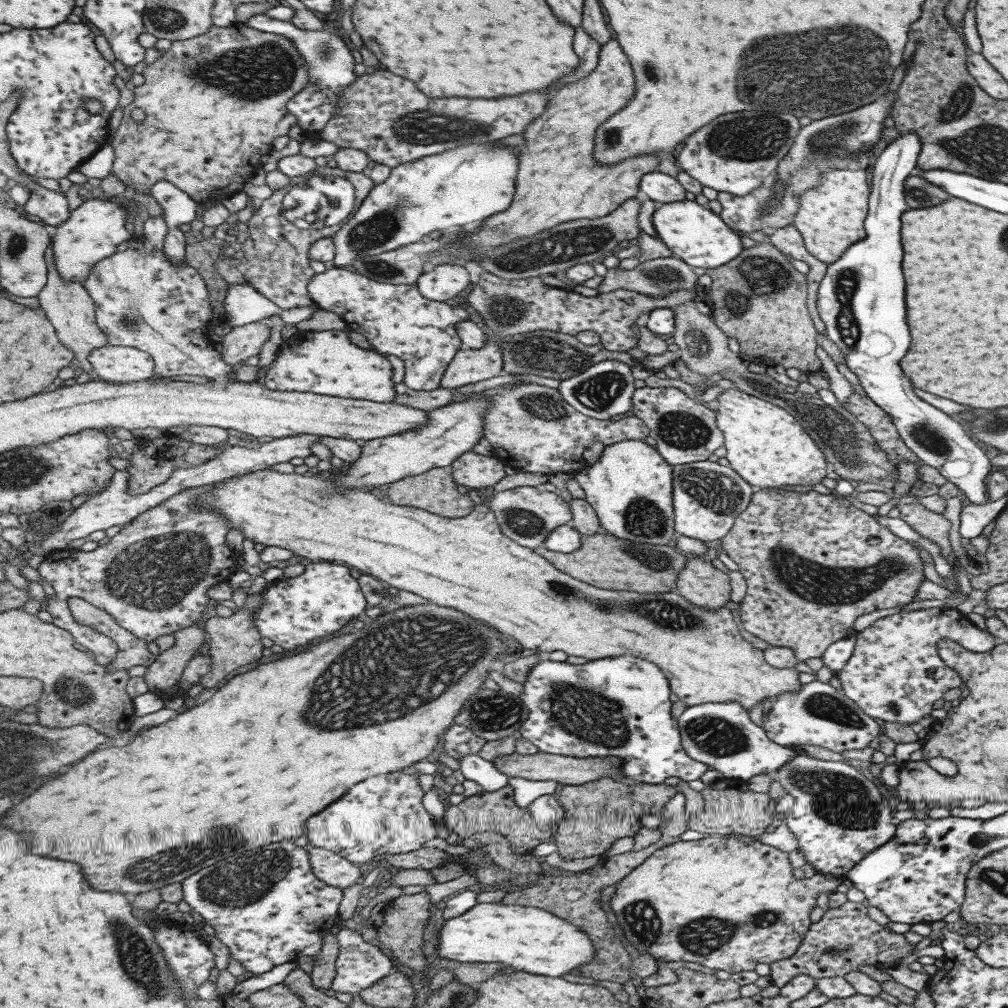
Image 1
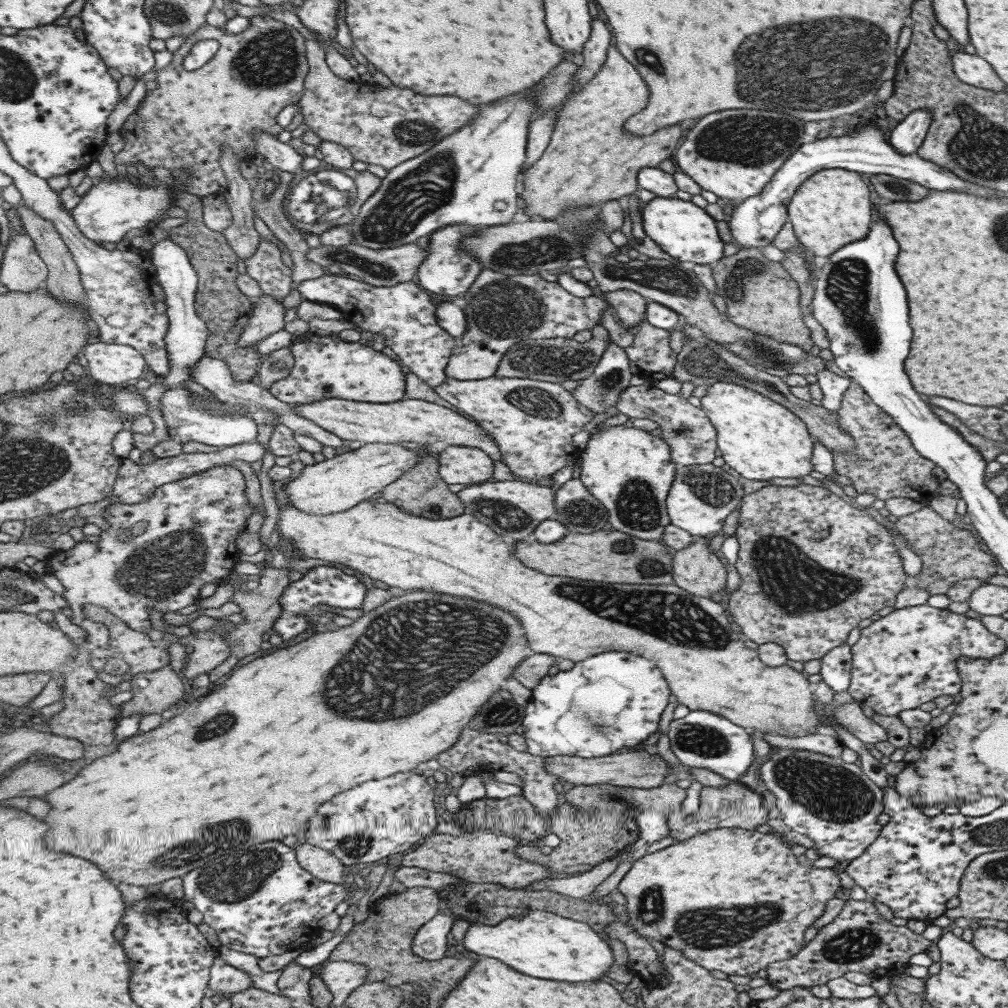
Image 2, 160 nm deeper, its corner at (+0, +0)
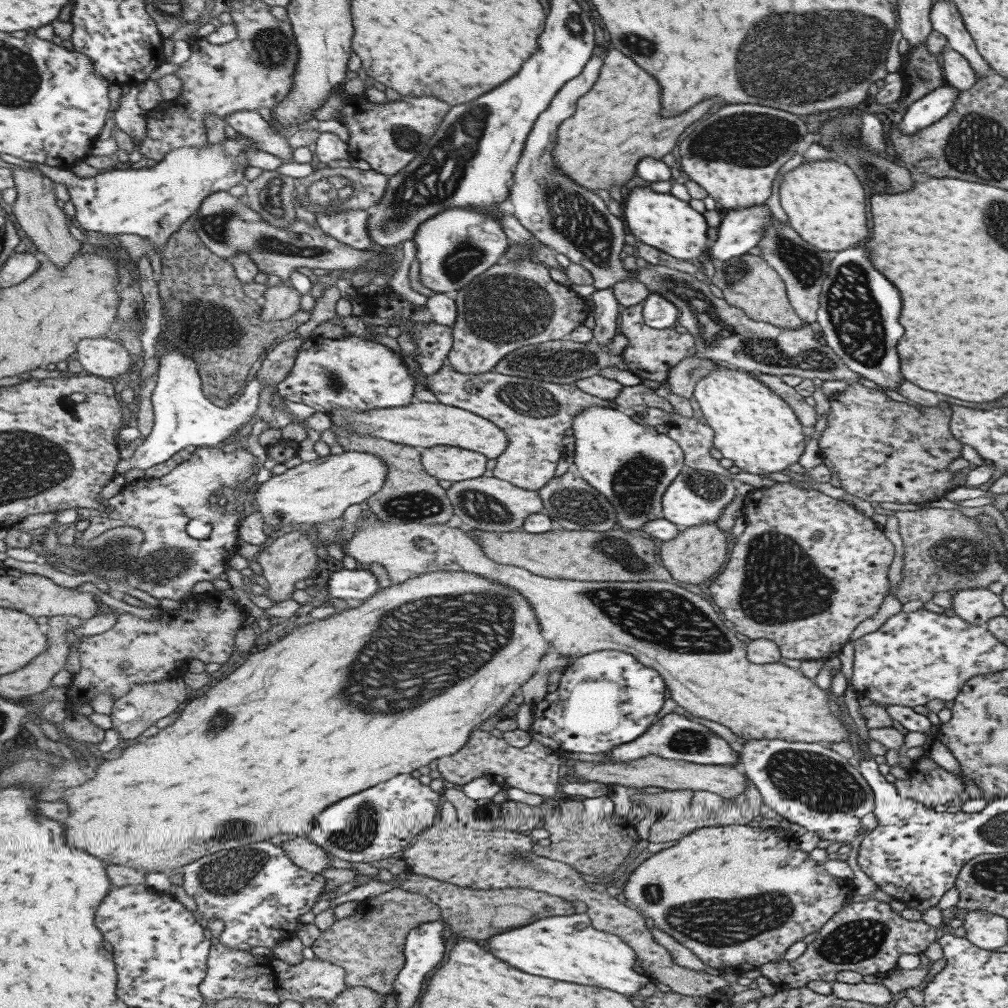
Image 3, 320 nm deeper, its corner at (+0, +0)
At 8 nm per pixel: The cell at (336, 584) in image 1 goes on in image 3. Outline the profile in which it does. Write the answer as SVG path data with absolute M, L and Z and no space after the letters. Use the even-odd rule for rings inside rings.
M363 566L335 571L331 573L327 584L331 596L340 598L347 604L361 604L369 596L383 590L379 588L379 580L375 579L375 572L370 572Z

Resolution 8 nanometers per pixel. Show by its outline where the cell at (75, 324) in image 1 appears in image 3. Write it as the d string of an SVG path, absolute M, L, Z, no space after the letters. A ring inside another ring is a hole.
M15 168L12 170L17 190L17 198L13 202L13 214L17 218L22 230L29 236L35 246L36 253L41 257L45 256L55 263L57 268L65 270L67 266L74 262L76 256L83 248L81 242L71 236L67 214L63 211L61 203L57 200L53 180L42 175L42 171L35 169Z

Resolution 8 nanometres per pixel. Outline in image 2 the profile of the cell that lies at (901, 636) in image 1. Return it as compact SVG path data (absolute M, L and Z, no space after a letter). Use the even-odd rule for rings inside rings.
M927 604L892 608L873 617L860 628L860 635L850 647L851 674L846 691L859 705L869 706L873 712L885 716L896 716L901 710L918 708L937 696L953 696L960 692L960 678L956 660L960 656L986 658L989 660L1006 651L1003 640L991 634L979 618L965 617L947 609L937 609Z

